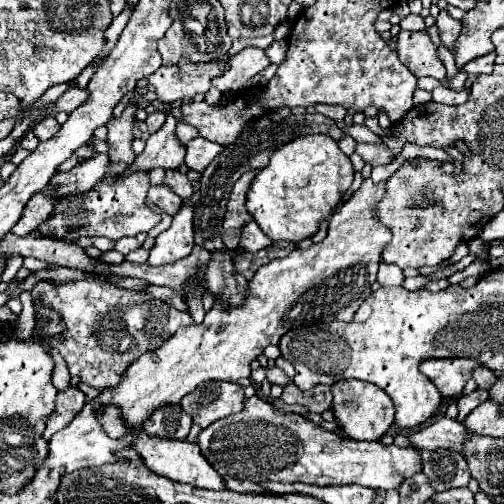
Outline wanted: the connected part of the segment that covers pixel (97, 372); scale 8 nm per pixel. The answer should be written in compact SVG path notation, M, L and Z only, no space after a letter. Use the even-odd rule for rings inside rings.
M40 280L32 288L32 296L64 316L68 330L62 340L52 338L50 344L62 354L72 376L98 390L118 384L132 360L138 360L144 352L154 352L176 330L192 324L188 312L180 312L144 292L116 288L106 282L68 282L54 288Z

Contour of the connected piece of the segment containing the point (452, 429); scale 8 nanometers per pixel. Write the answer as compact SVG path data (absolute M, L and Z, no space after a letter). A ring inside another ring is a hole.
M440 416L434 422L418 426L414 432L408 434L408 440L412 442L414 448L430 448L430 450L446 448L452 452L462 452L464 436L466 436L464 424L448 416Z

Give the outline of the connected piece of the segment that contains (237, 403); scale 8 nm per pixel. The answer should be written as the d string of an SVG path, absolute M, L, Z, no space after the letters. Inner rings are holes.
M234 382L200 384L196 392L182 398L180 406L192 416L194 424L206 428L212 422L236 414L244 408L244 388Z

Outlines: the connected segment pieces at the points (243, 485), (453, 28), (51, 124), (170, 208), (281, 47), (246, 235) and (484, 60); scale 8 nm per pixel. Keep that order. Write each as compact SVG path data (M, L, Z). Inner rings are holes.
M224 478L228 490L234 490L234 492L256 492L256 494L266 494L268 490L262 486L262 484L256 484L256 482L250 482L250 480L238 480L238 478Z
M440 10L436 18L436 28L440 32L440 44L446 46L450 52L454 52L454 44L462 32L462 22L454 20L446 10Z
M52 116L40 120L40 122L32 128L32 132L34 132L40 140L50 140L52 136L56 136L58 130L60 130L60 124L58 124L56 118L52 118Z
M166 184L150 186L148 198L150 198L158 208L162 208L162 210L168 212L168 214L176 214L176 212L180 210L180 204L182 204L180 196L176 196L176 194L172 192L172 188L168 188Z
M286 40L272 42L264 52L266 52L266 56L270 58L272 64L280 64L286 58Z
M254 220L248 222L242 228L242 234L240 234L240 248L242 250L258 252L258 250L262 250L262 248L266 248L270 244L272 244L272 240L264 232L260 232L260 228L258 228L258 224Z
M490 52L490 54L486 54L486 56L480 56L480 58L476 58L476 60L468 62L468 64L464 64L462 70L468 72L468 74L486 74L486 72L492 72L494 58L496 58L496 54Z

